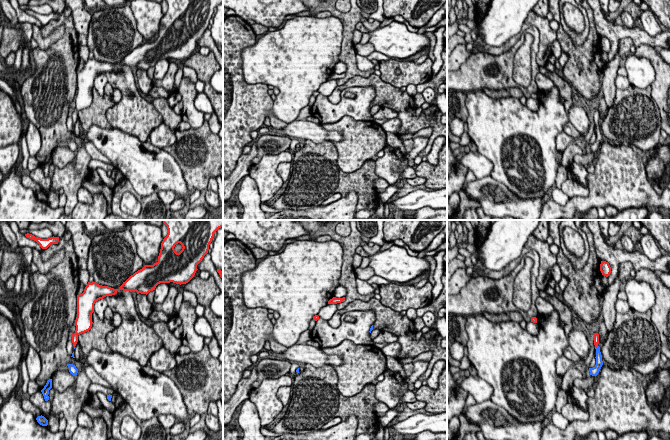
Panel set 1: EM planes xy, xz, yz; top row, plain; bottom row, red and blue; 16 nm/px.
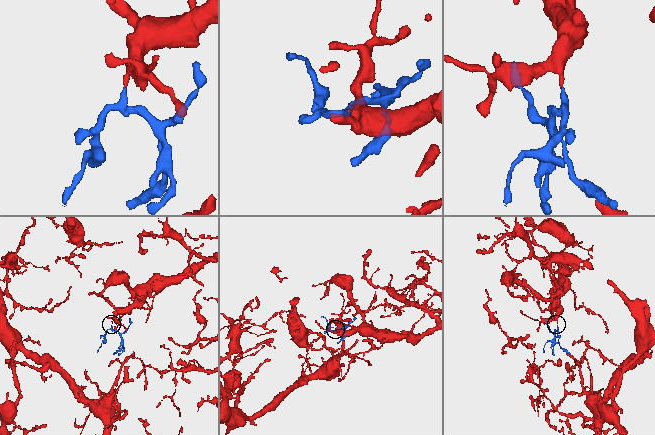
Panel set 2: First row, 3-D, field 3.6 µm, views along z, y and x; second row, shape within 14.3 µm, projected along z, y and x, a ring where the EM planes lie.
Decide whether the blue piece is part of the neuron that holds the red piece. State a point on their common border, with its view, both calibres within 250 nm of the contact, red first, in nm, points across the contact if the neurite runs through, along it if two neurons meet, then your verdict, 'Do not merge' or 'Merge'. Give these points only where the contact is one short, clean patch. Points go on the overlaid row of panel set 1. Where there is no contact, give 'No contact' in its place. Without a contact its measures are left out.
Touches red at yz (596, 346). Thickness 100 nm (red) against 100 nm. Path across: yz (596, 336), (596, 346), (598, 357). Merge

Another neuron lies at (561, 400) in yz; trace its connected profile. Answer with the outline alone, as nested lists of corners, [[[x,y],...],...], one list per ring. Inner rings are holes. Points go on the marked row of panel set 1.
[[[559,389],[556,397],[555,411],[560,412],[561,408],[568,403],[567,394],[564,390]]]

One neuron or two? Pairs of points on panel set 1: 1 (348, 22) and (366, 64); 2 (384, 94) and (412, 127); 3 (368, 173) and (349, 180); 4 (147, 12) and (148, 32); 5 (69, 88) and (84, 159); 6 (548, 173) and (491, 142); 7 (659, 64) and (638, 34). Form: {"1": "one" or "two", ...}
{"1": "two", "2": "one", "3": "one", "4": "one", "5": "two", "6": "one", "7": "two"}

